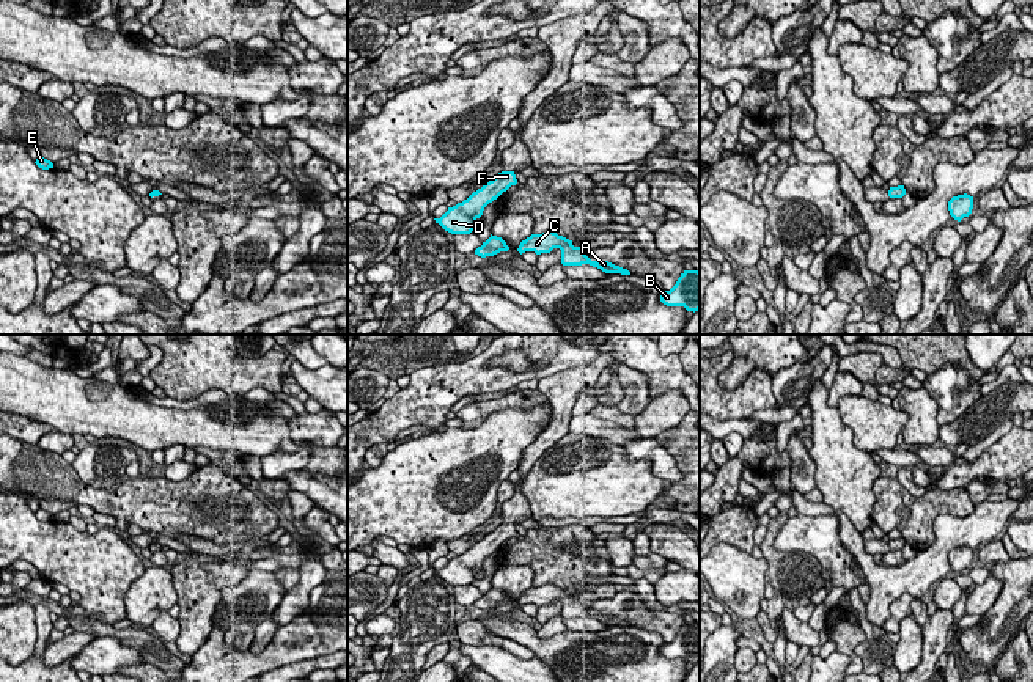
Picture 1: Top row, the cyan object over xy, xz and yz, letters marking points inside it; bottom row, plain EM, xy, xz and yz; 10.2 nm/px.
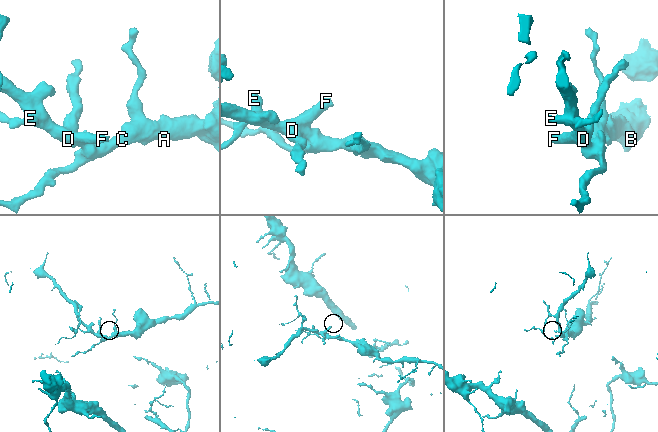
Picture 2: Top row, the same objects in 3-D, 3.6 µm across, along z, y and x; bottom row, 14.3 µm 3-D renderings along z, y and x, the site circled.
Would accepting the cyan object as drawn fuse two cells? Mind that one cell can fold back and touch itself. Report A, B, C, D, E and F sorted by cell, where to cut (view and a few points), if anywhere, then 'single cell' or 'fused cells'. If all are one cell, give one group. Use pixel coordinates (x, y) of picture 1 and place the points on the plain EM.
A B C D E F | no cut | single cell

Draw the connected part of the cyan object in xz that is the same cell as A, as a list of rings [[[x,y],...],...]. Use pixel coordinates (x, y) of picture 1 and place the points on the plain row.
[[[547,583],[542,586],[531,586],[525,592],[520,594],[517,603],[522,607],[525,603],[535,603],[536,607],[541,605],[550,605],[553,600],[561,602],[561,616],[563,618],[582,618],[590,616],[593,619],[601,621],[605,625],[621,625],[621,627],[630,627],[627,621],[623,621],[619,618],[615,618],[608,613],[591,613],[585,607],[585,600],[574,599],[572,592],[558,588],[553,583]]]

